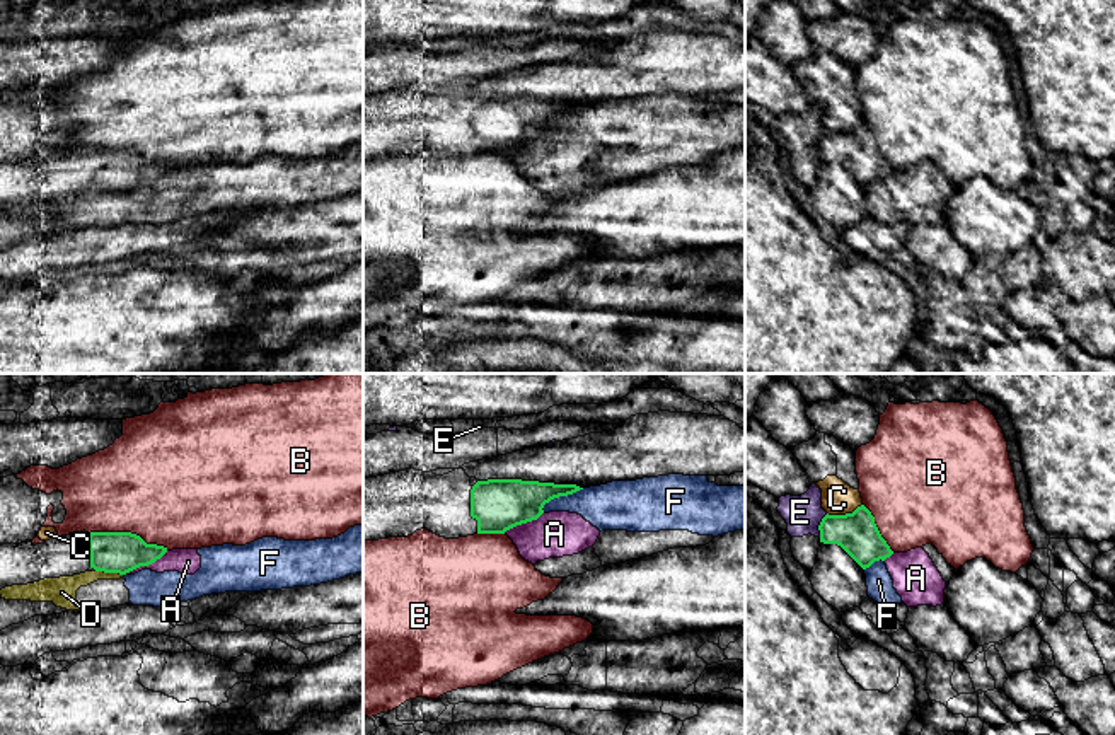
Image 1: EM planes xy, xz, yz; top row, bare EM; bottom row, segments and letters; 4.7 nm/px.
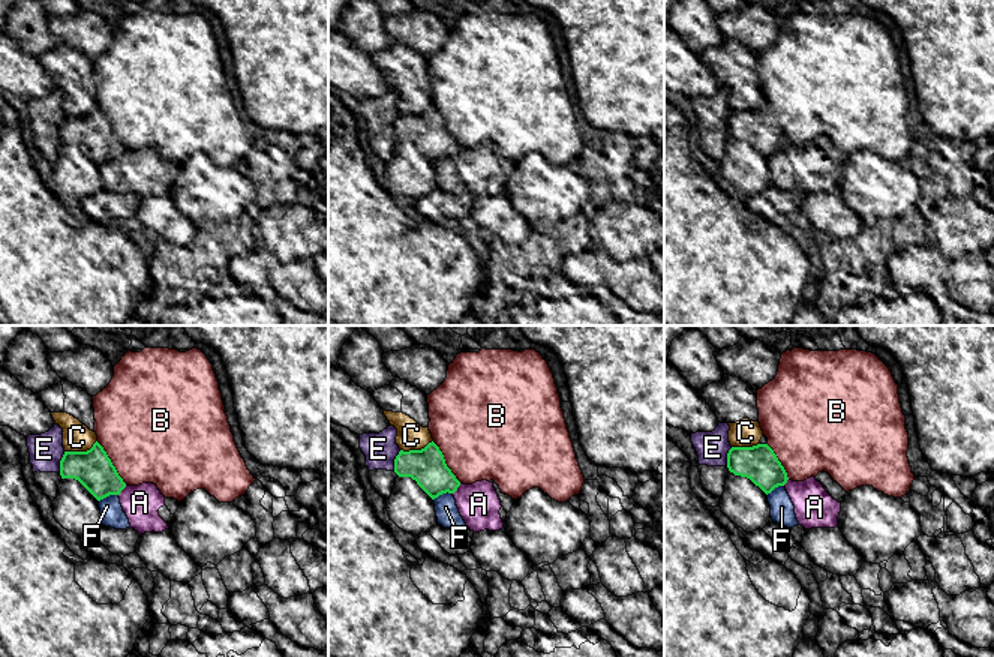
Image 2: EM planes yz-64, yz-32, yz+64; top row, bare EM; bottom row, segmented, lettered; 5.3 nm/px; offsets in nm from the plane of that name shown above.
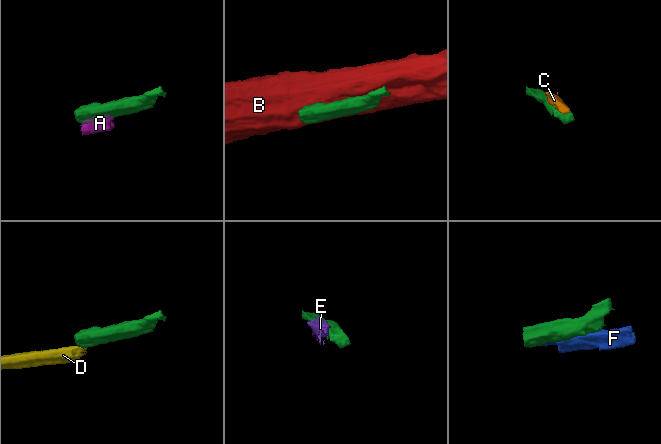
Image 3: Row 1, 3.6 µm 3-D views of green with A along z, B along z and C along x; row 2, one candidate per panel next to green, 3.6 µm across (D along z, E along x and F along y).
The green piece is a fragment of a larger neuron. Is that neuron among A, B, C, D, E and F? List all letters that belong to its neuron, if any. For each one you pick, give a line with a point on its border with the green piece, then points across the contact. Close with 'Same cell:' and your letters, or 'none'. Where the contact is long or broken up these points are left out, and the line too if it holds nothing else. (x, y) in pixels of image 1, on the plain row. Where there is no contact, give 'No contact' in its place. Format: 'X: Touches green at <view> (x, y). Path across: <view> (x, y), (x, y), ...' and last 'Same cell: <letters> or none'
Same cell: none

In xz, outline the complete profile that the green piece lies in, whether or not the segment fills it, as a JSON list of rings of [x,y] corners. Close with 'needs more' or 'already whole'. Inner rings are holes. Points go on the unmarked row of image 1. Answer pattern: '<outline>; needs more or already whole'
[[[406,87],[363,97],[363,159],[426,147],[445,157],[505,152],[537,138],[544,123],[583,106],[522,97],[471,102],[464,87],[436,94]]]; needs more

